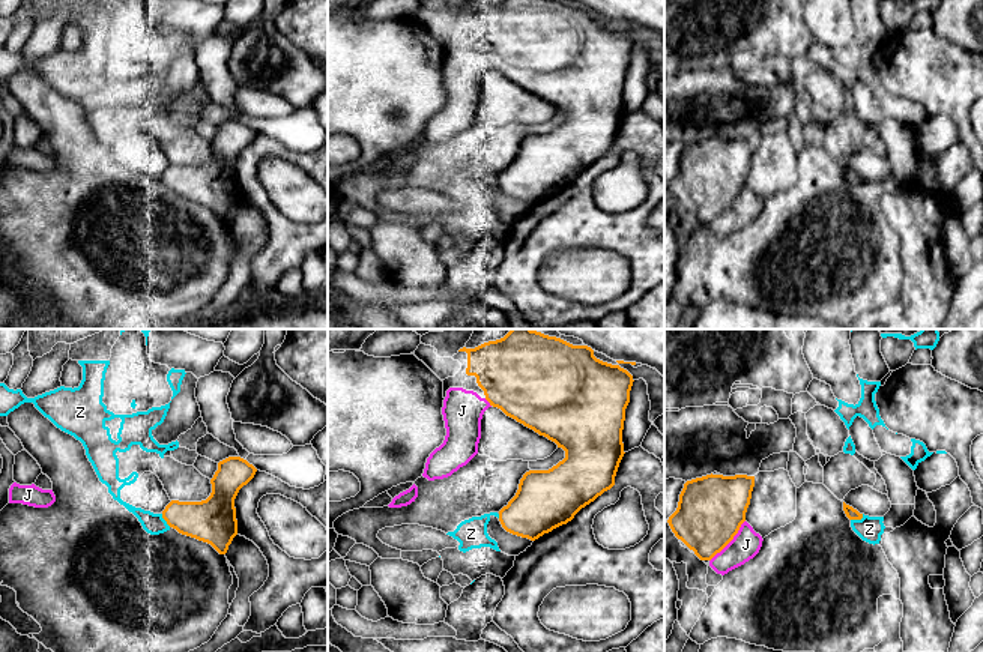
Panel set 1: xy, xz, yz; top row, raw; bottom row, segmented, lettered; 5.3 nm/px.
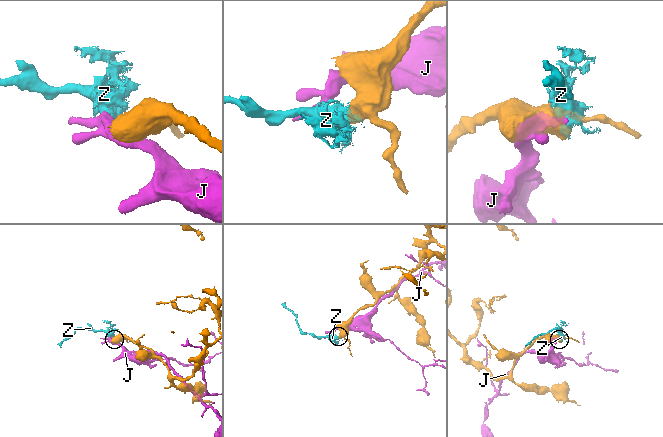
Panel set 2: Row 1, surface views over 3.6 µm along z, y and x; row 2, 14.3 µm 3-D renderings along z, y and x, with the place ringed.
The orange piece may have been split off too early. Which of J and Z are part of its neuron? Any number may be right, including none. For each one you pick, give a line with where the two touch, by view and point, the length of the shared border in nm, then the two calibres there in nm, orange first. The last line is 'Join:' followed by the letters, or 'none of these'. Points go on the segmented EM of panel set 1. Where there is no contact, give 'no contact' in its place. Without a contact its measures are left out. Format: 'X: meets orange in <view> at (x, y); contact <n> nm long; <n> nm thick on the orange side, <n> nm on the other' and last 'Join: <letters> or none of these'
Join: none of these

